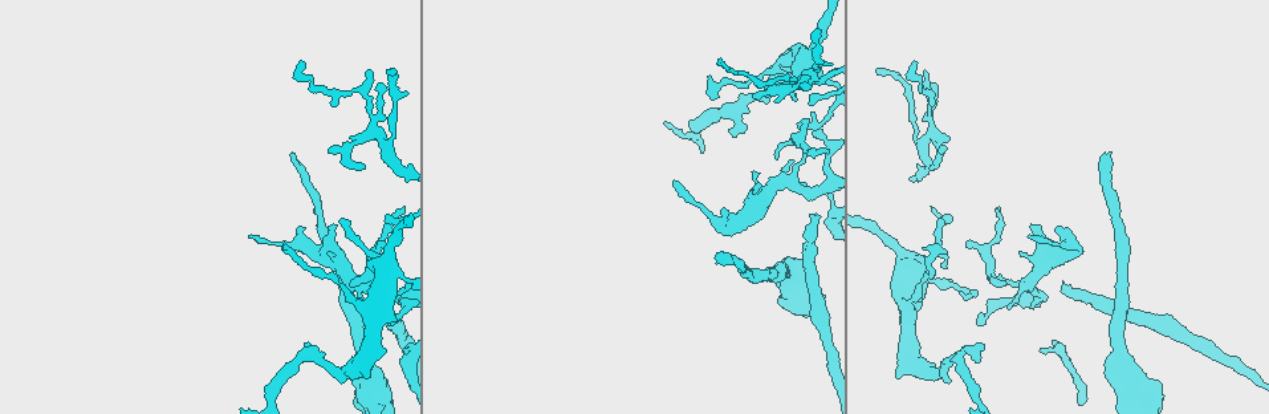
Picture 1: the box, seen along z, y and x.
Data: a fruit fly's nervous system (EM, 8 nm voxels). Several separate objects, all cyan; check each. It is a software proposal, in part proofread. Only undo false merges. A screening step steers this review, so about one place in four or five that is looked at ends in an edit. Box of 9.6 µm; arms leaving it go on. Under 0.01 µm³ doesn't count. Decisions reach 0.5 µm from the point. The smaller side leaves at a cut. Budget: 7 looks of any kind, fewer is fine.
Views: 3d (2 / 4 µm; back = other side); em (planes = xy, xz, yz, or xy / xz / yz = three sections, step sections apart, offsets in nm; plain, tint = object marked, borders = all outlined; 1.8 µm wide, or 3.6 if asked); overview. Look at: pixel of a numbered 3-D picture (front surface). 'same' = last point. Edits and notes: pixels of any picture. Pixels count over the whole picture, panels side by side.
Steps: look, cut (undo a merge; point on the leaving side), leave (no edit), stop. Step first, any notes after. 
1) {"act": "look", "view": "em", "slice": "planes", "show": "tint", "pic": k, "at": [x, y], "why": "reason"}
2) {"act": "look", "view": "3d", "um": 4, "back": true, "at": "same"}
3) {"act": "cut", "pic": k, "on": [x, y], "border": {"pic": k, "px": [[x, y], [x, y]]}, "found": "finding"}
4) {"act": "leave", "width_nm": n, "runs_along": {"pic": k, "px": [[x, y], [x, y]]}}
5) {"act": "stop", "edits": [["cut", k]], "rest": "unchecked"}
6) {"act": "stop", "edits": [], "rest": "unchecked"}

{"act": "look", "view": "3d", "um": 4, "back": true, "pic": 1, "at": [375, 131], "why": "arms run side by side"}

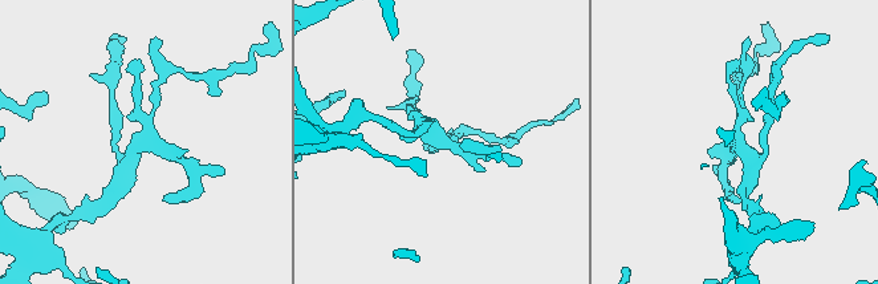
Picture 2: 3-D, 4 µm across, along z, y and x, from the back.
{"act": "look", "view": "em", "slice": "planes", "show": "tint", "pic": 2, "at": [443, 144]}

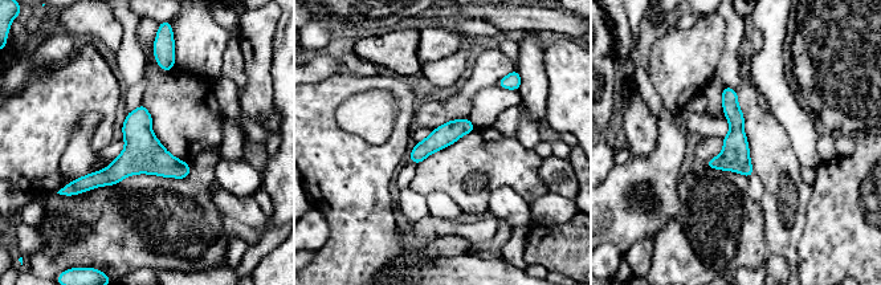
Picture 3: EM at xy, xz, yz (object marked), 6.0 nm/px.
{"act": "leave", "found": "continuous, no second neuron"}

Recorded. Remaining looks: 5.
{"act": "look", "view": "3d", "um": 2, "pic": 1, "at": [386, 269], "why": "thin neck"}

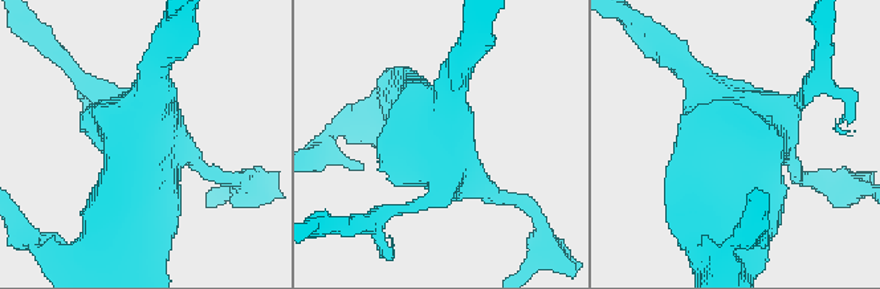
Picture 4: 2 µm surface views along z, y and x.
{"act": "look", "view": "em", "slice": "yz", "step": 8, "show": "tint", "pic": 4, "at": [136, 138], "arms": 4}

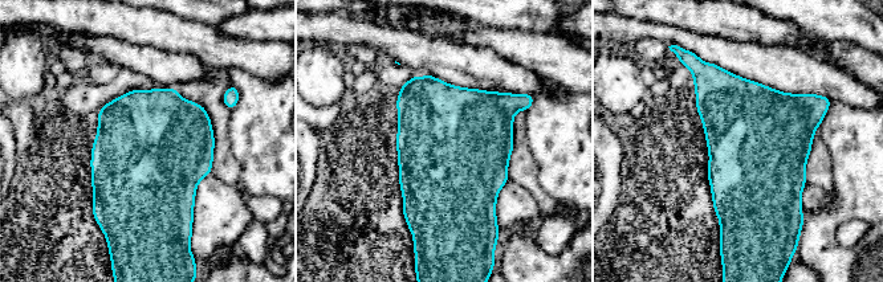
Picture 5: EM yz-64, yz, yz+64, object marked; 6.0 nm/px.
{"act": "look", "view": "em", "slice": "planes", "show": "tint", "at": "same", "why": "another direction"}

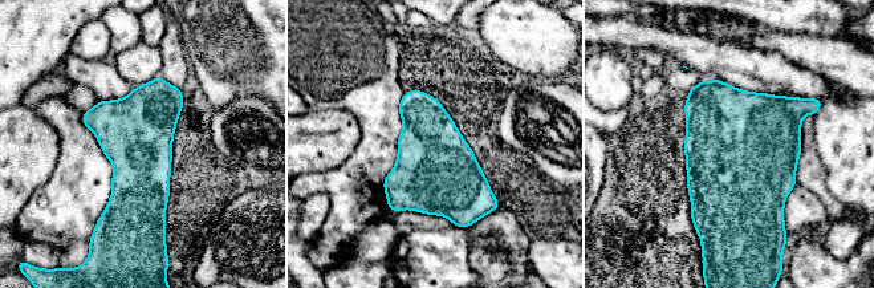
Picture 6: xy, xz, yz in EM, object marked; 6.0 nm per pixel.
{"act": "leave", "found": "all the same neuron"}

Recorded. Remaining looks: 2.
{"act": "look", "view": "em", "um": 3.6, "slice": "xy", "step": 4, "show": "tint", "pic": 1, "at": [367, 391], "why": "sudden change in width"}

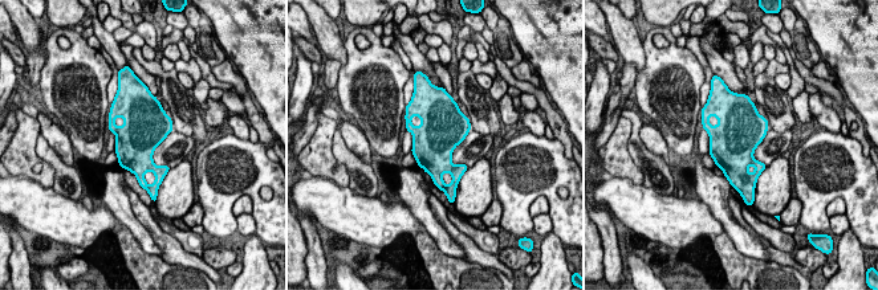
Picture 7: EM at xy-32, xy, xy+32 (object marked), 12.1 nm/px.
{"act": "look", "view": "em", "um": 3.6, "slice": "planes", "show": "tint", "at": "same", "why": "another direction"}

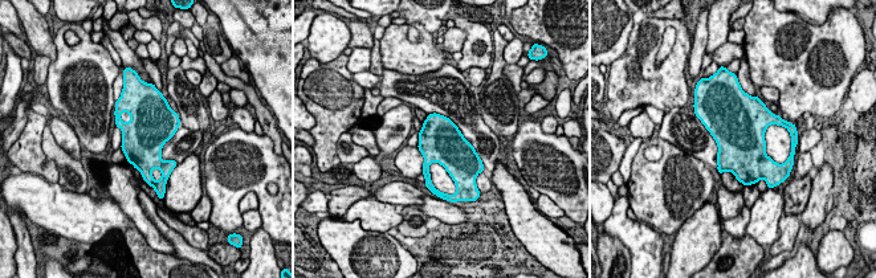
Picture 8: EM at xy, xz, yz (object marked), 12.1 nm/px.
{"act": "leave", "found": "continuous, no second neuron"}

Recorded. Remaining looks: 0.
{"act": "stop", "edits": [], "rest": "unchecked"}

